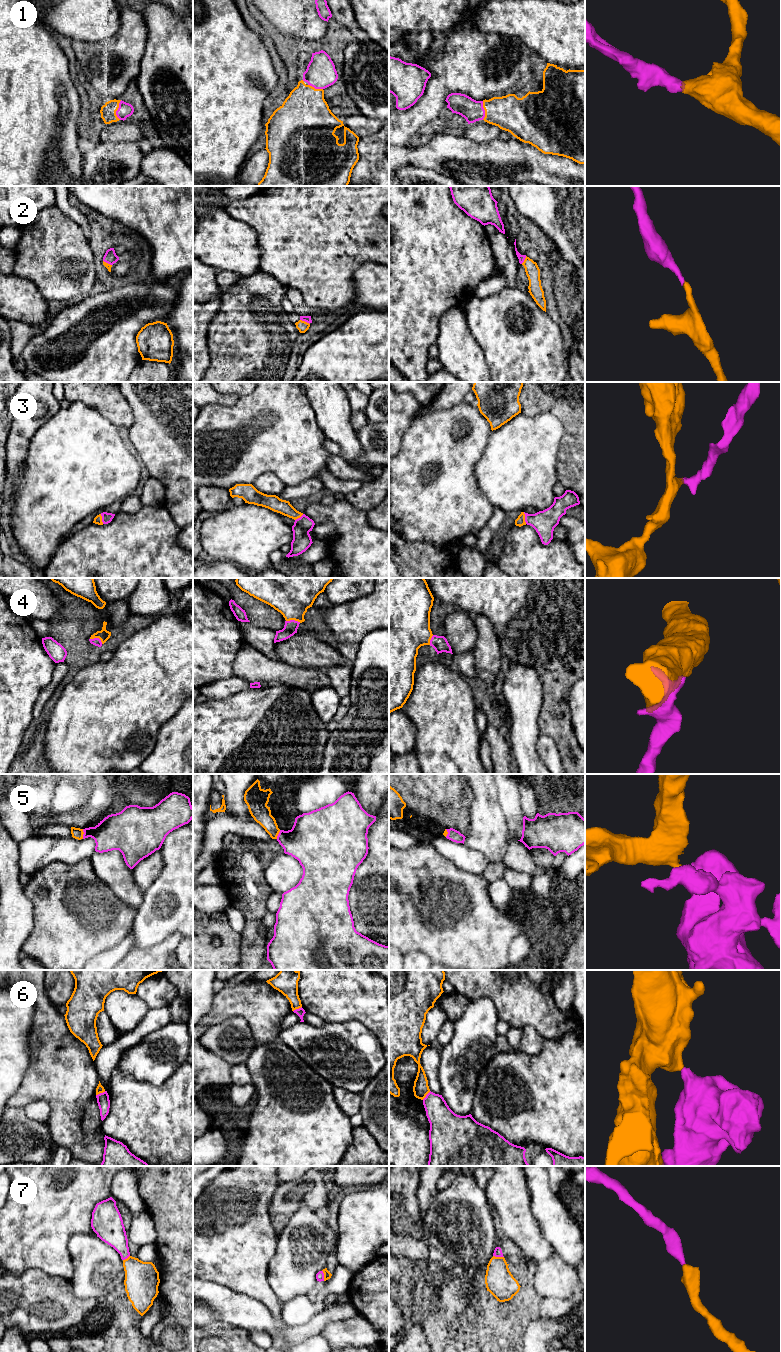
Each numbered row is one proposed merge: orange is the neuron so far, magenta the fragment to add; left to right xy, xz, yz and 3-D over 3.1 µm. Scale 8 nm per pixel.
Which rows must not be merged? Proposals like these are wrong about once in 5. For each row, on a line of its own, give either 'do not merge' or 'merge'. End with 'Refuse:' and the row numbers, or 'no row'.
1: merge
2: merge
3: merge
4: merge
5: merge
6: do not merge
7: merge
Refuse: 6

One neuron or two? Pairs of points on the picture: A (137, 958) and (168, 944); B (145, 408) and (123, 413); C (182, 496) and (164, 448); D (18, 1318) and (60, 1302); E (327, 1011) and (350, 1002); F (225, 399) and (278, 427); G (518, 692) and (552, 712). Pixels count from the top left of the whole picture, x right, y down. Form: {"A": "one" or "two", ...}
{"A": "one", "B": "two", "C": "one", "D": "one", "E": "one", "F": "two", "G": "two"}

